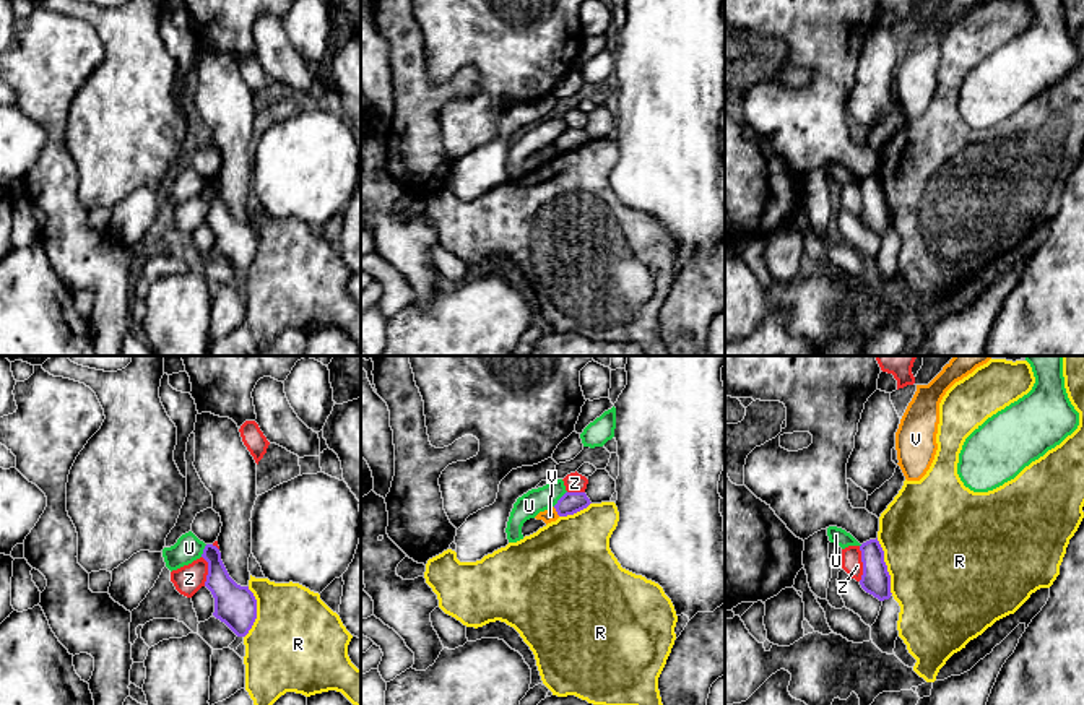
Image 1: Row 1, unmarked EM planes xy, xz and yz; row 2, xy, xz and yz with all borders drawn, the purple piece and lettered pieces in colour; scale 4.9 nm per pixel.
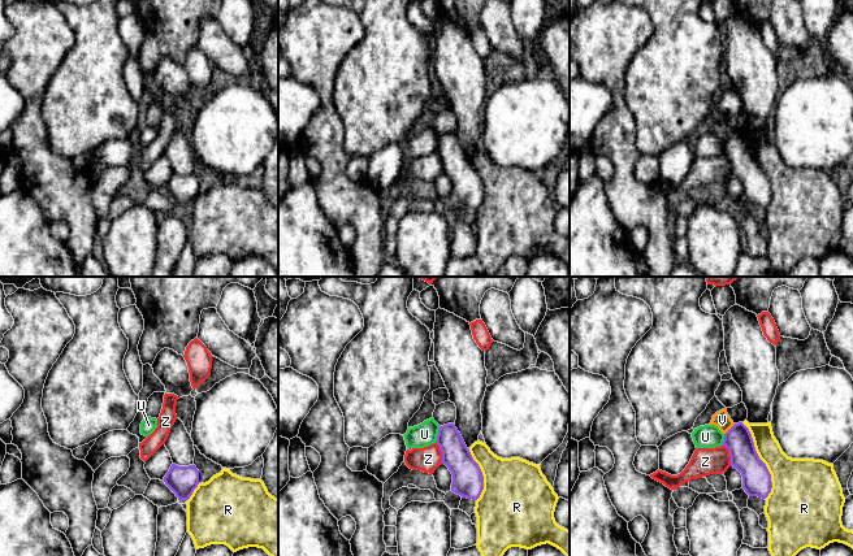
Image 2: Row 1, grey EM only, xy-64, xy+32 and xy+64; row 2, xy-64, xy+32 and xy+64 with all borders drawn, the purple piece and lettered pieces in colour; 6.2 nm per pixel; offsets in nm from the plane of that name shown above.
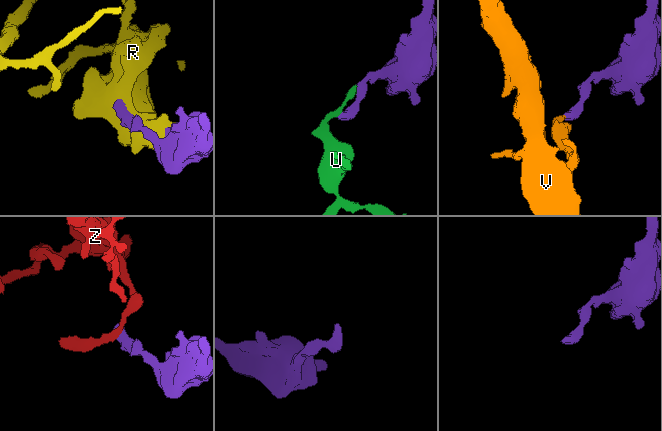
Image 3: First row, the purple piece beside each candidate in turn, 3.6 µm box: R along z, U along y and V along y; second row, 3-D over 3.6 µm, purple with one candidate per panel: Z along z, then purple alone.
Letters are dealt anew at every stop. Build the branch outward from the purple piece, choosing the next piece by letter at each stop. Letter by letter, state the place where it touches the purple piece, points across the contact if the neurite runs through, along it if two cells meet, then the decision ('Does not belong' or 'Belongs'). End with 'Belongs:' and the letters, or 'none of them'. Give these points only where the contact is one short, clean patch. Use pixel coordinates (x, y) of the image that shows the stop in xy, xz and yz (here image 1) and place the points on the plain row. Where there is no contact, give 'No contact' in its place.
R: Touches purple at yz (886, 202). Does not belong
U: Touches purple at xz (559, 135). Boundary: xz (566, 127), (553, 142). Does not belong
V: Touches purple at xz (556, 147). Boundary: xz (553, 143), (559, 151). Does not belong
Z: Touches purple at yz (863, 200). Boundary: yz (858, 182), (862, 195), (860, 216). Does not belong
Belongs: none of them

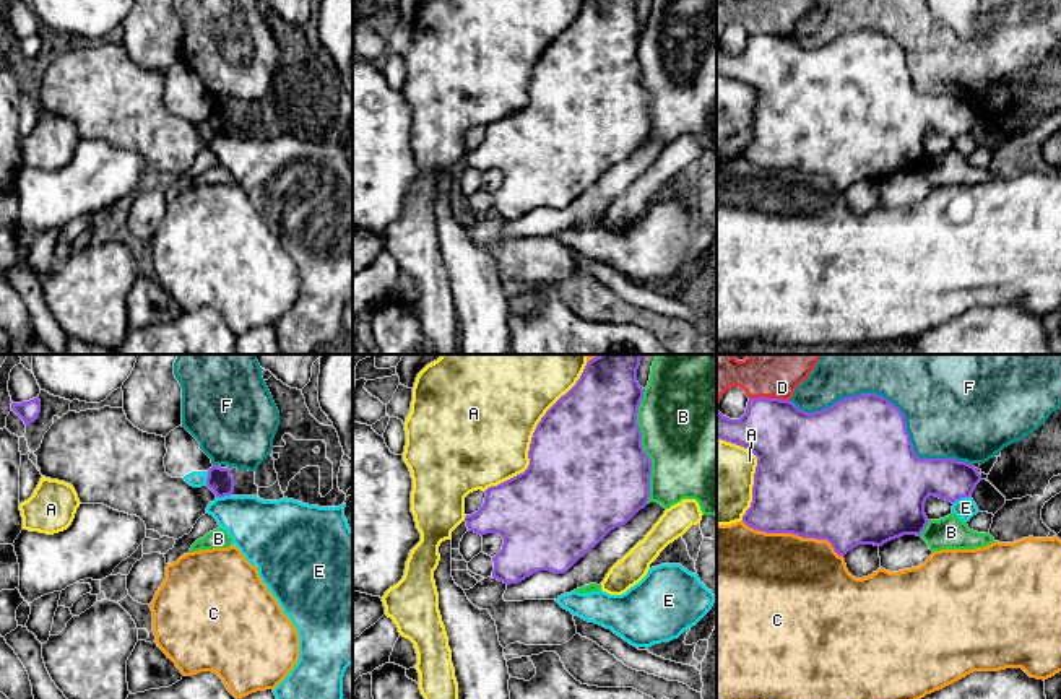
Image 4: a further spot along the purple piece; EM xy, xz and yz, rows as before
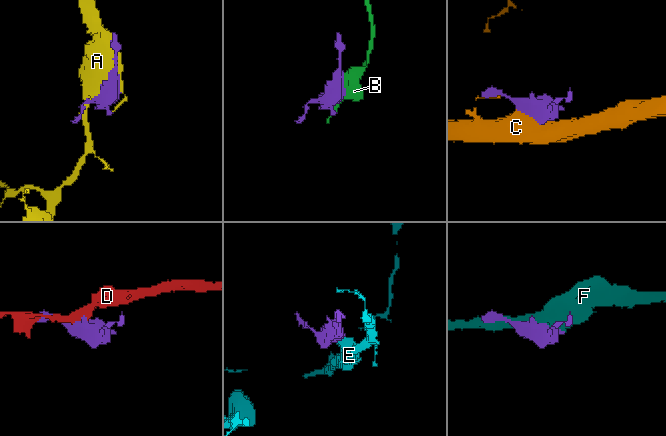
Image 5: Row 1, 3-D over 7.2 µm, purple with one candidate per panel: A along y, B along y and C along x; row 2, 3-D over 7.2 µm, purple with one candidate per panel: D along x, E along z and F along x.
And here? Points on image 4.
A: Touches purple at xz (532, 73). Does not belong
B: Touches purple at xz (640, 82). Does not belong
C: Touches purple at yz (793, 169). Does not belong
D: Touches purple at yz (769, 34). Does not belong
E: Touches purple at yz (961, 134). Boundary: yz (969, 132), (952, 138). Does not belong
F: Touches purple at yz (892, 39). Does not belong
Belongs: none of them

